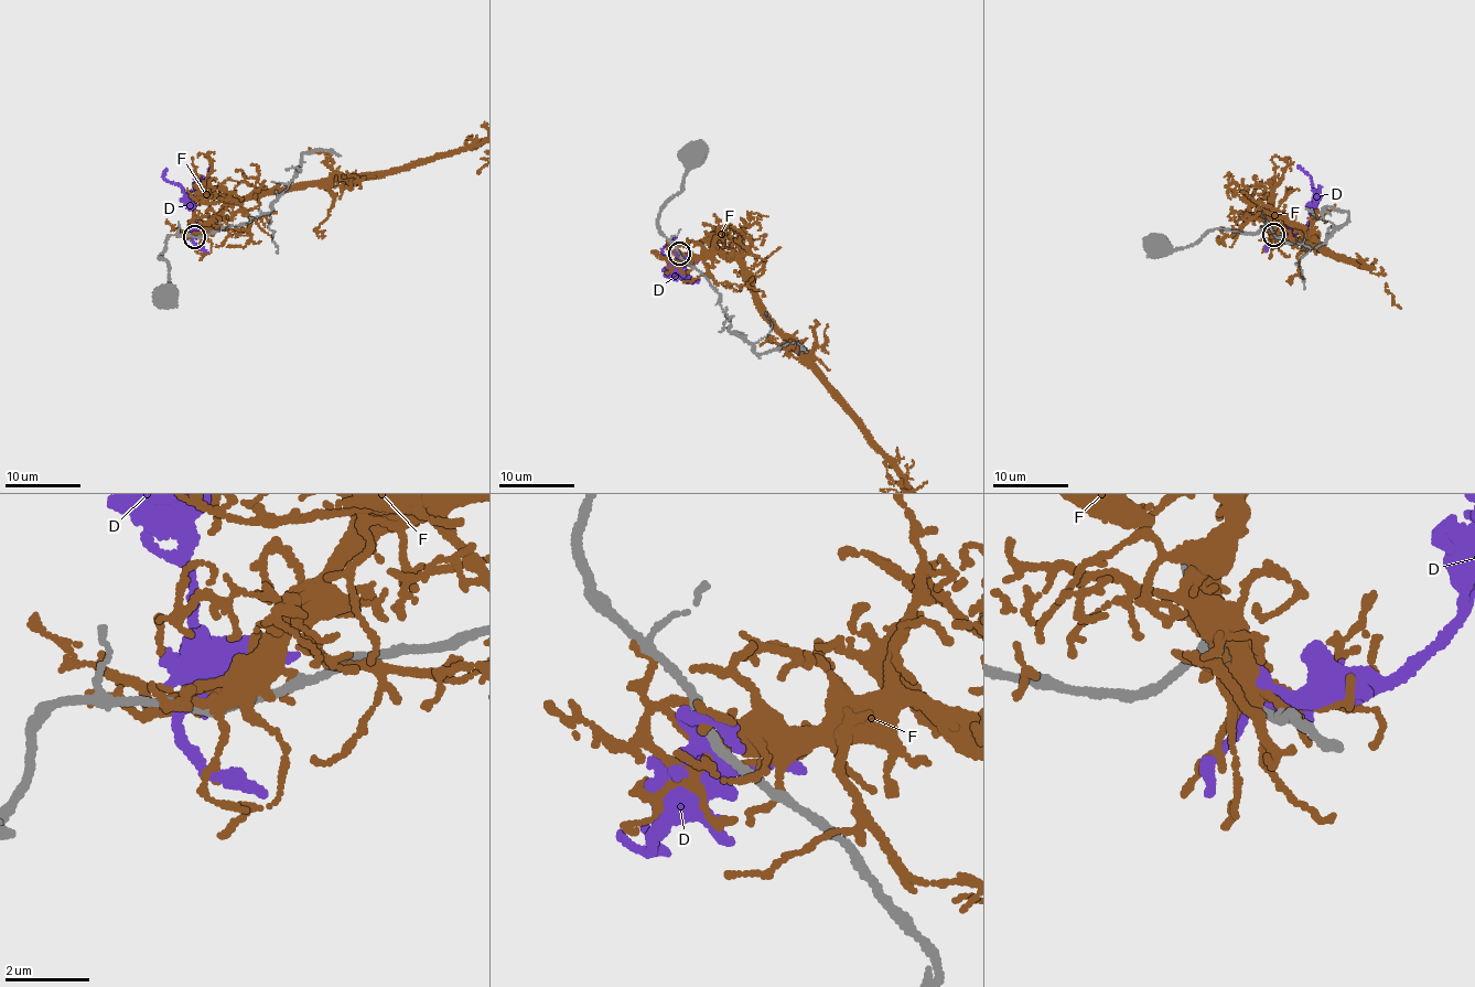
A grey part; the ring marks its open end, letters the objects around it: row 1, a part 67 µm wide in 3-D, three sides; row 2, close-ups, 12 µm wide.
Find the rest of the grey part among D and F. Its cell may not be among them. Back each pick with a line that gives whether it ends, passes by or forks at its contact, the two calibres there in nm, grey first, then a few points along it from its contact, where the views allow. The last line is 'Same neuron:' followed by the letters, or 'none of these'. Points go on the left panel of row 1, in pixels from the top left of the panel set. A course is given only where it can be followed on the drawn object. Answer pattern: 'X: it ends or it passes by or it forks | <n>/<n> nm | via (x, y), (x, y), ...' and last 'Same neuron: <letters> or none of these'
Same neuron: none of these

